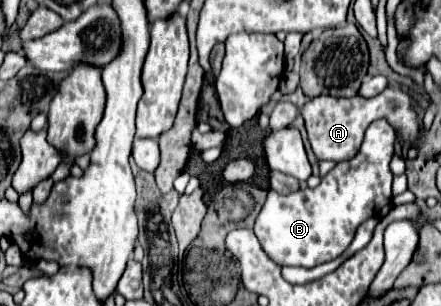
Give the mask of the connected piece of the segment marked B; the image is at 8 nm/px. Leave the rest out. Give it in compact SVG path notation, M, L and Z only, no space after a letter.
M386 119L372 121L356 157L338 163L322 177L316 189L302 189L288 195L270 189L254 225L254 233L264 251L278 265L306 269L342 255L352 241L354 231L392 199L392 171L388 163L394 155L394 141L396 133Z

